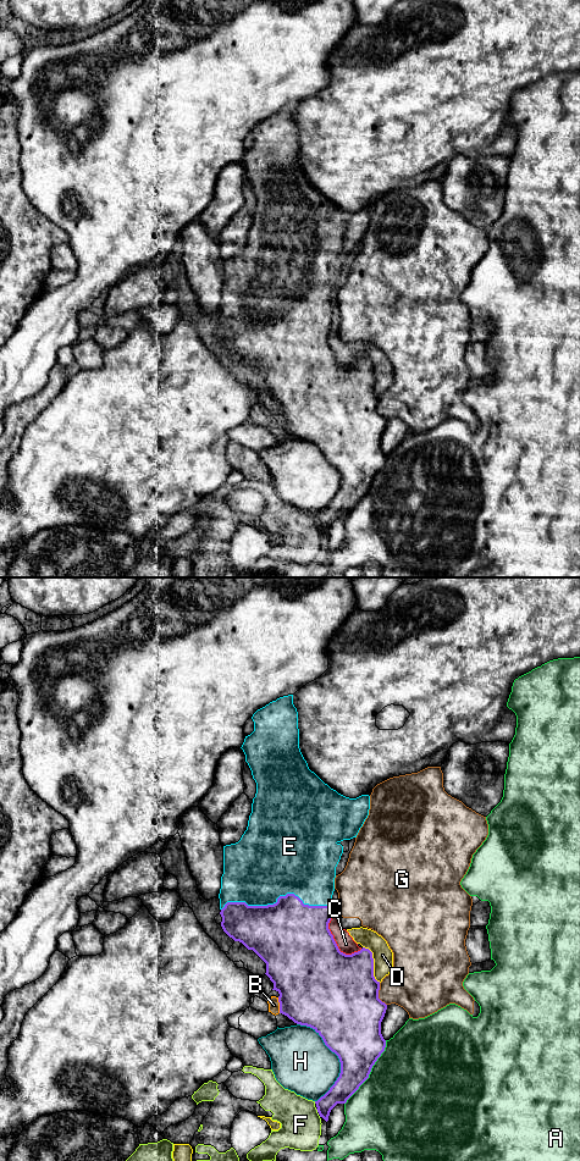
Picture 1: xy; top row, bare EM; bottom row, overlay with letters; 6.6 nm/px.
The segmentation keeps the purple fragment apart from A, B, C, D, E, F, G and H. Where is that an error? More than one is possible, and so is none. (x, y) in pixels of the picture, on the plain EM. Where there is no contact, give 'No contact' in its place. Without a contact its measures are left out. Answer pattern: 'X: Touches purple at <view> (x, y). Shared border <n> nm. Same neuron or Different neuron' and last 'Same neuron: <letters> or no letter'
A: Touches purple at xy (370, 485). Shared border 500 nm. Different neuron
B: Touches purple at xy (280, 419). Shared border 110 nm. Different neuron
C: Touches purple at xy (336, 358). Shared border 300 nm. Different neuron
D: Touches purple at xy (373, 377). Shared border 260 nm. Different neuron
E: Touches purple at xy (277, 315). Shared border 750 nm. Same neuron
F: Touches purple at xy (316, 523). Shared border 30 nm. Different neuron
G: Touches purple at xy (377, 408). Shared border 160 nm. Different neuron
H: Touches purple at xy (338, 471). Shared border 550 nm. Different neuron
Same neuron: E

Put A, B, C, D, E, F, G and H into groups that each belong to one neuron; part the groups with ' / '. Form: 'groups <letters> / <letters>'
groups A / B / C D / E / F / G / H

